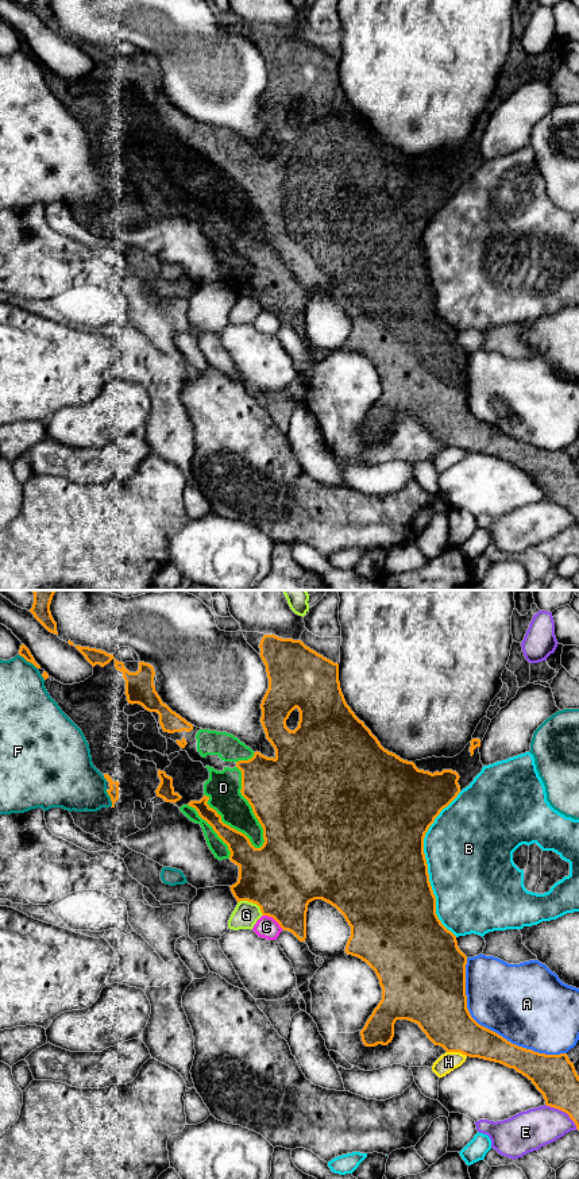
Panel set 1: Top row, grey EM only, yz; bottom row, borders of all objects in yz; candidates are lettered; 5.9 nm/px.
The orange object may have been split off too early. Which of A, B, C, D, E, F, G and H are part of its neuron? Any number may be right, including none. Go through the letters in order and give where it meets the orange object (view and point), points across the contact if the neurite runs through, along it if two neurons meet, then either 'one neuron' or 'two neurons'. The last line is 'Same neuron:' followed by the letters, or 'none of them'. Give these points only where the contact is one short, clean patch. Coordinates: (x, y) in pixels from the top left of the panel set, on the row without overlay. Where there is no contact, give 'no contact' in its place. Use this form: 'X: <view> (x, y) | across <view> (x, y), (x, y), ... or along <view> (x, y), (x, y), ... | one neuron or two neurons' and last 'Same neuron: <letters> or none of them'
A: yz (489, 424) | two neurons
B: yz (427, 259) | two neurons
C: yz (273, 312) | two neurons
D: yz (251, 201) | one neuron
E: yz (564, 507) | two neurons
F: yz (27, 56) | two neurons
G: yz (253, 297) | along yz (238, 296), (254, 297), (263, 309) | two neurons
H: yz (456, 446) | two neurons
Same neuron: D

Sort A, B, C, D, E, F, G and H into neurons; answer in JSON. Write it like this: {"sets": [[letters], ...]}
{"sets": [["A"], ["B"], ["C"], ["D"], ["E"], ["F"], ["G"], ["H"]]}

